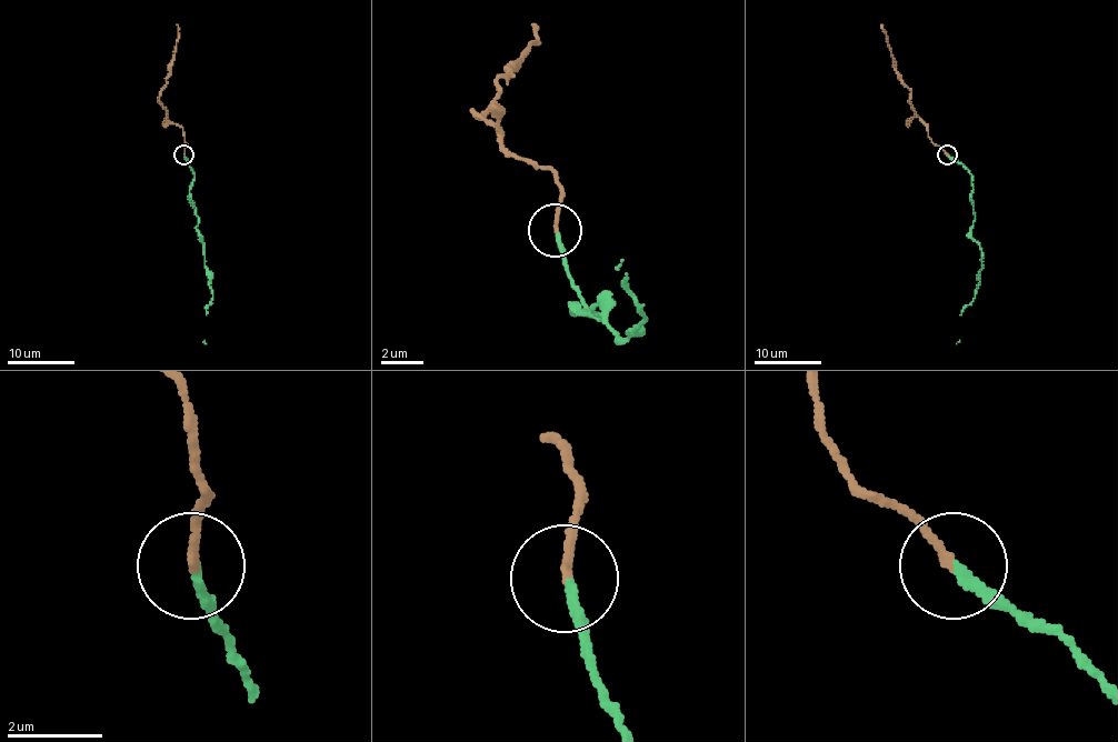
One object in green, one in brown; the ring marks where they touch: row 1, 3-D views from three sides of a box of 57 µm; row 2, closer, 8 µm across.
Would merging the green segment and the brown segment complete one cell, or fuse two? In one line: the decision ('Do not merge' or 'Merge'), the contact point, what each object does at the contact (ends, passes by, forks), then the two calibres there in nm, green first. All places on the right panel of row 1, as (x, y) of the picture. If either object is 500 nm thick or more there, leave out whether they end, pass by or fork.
Merge. Place: (947, 154). At the ring green ends. At the ring brown ends. Thickness 200 nm (green) against 180 nm

